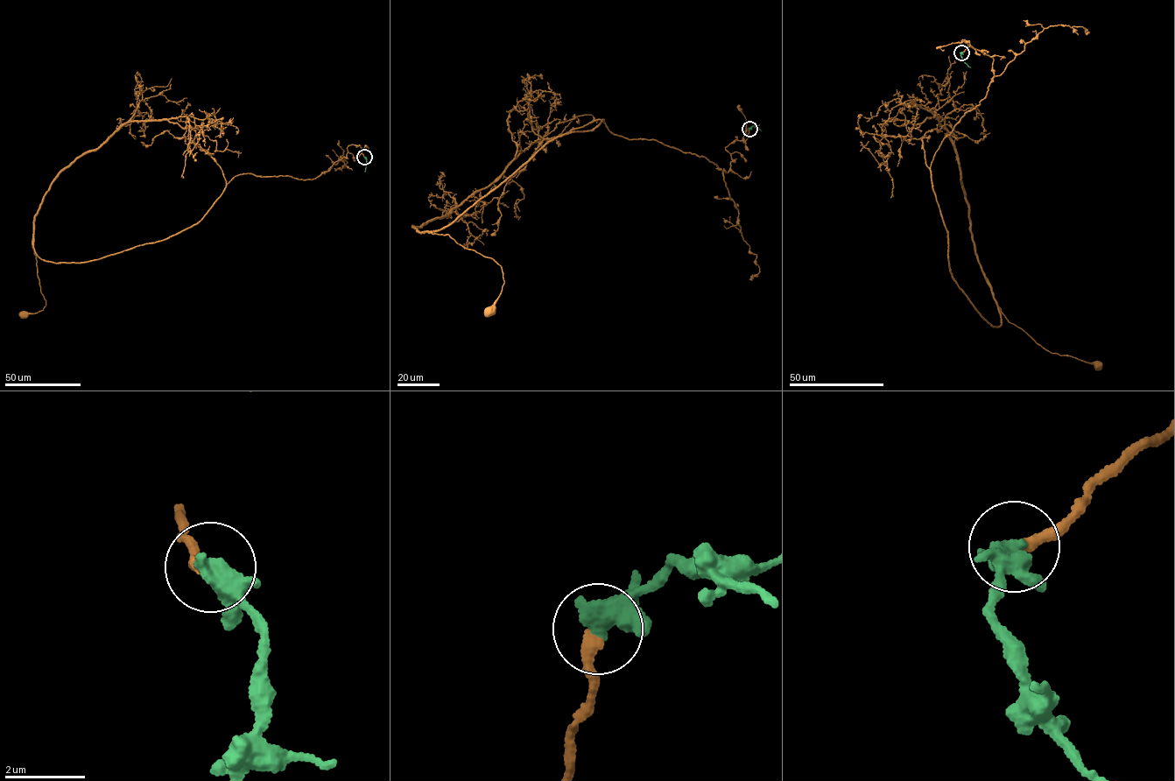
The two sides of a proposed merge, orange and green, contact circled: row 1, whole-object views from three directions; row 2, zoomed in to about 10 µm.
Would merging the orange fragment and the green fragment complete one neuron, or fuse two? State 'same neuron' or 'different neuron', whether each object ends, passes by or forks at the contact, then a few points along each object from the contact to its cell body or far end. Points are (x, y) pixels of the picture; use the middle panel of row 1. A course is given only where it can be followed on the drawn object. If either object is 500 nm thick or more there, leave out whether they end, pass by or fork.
same neuron; orange ends; green forks; course orange (749, 129), (725, 149), (727, 172), (610, 132), (604, 119), (551, 140), (432, 232), (500, 266), (489, 313); course green (749, 129), (754, 125), (761, 131)

